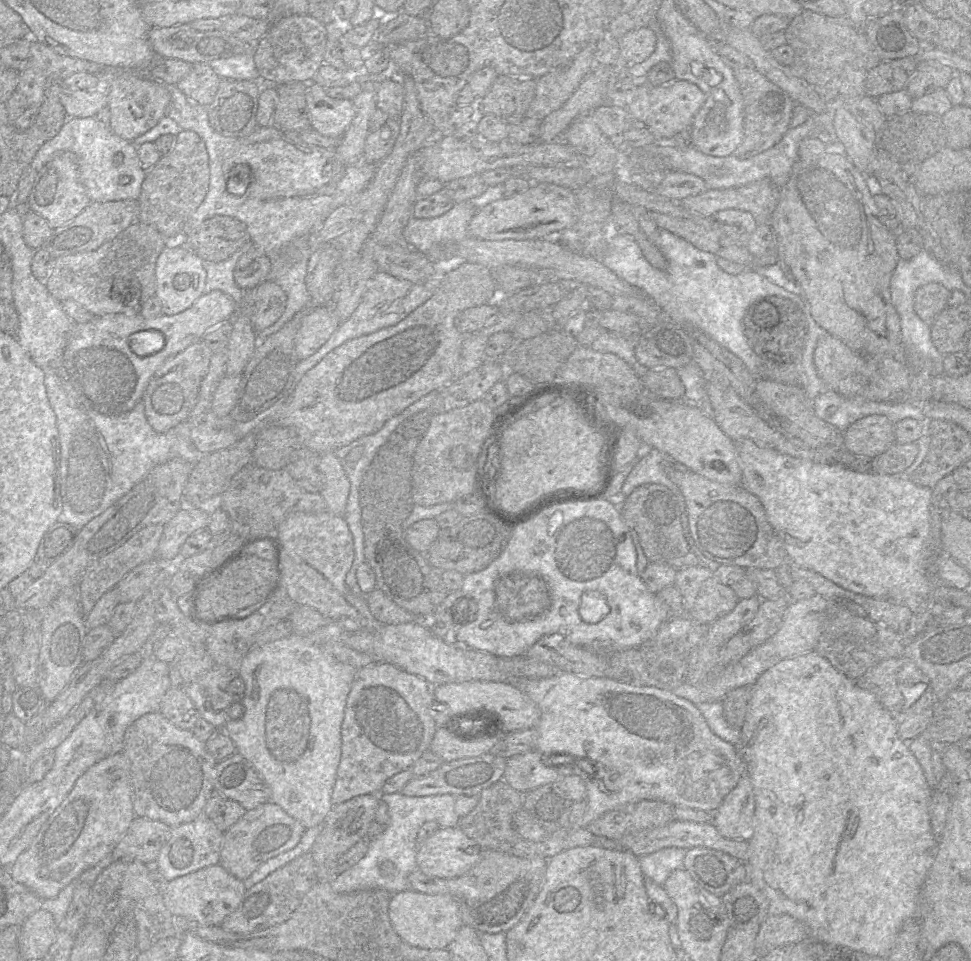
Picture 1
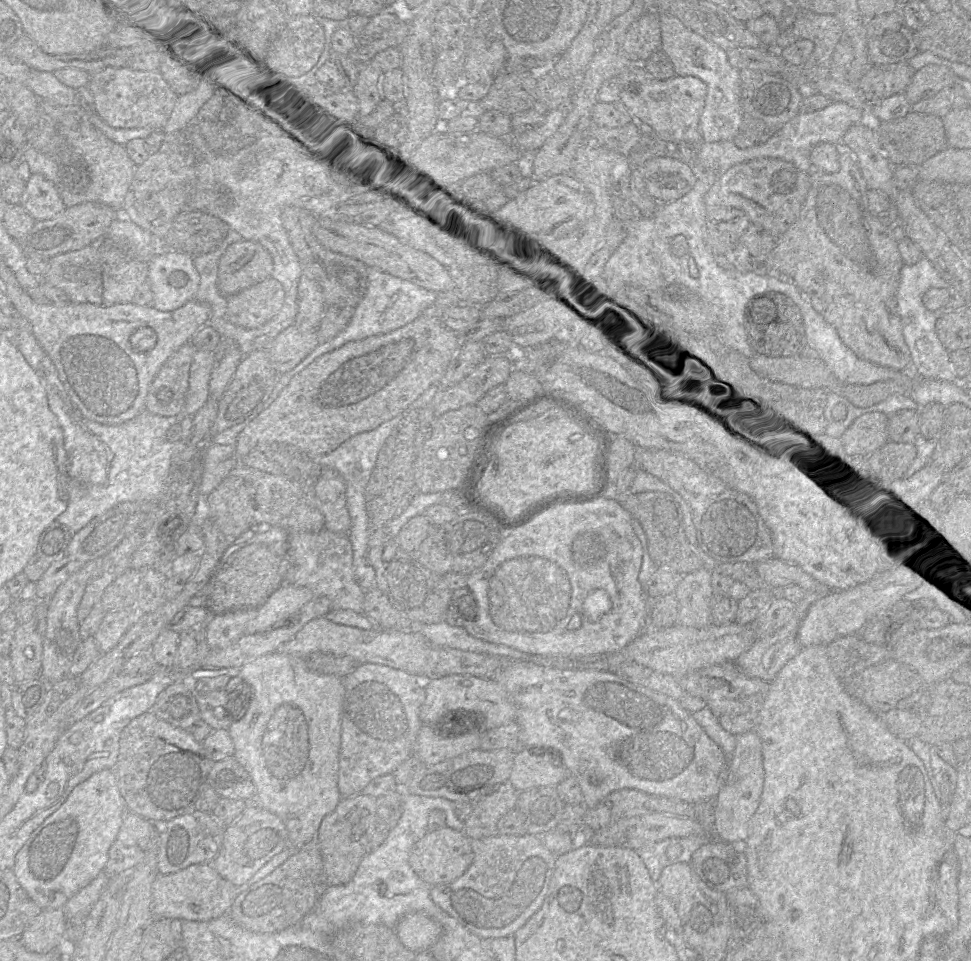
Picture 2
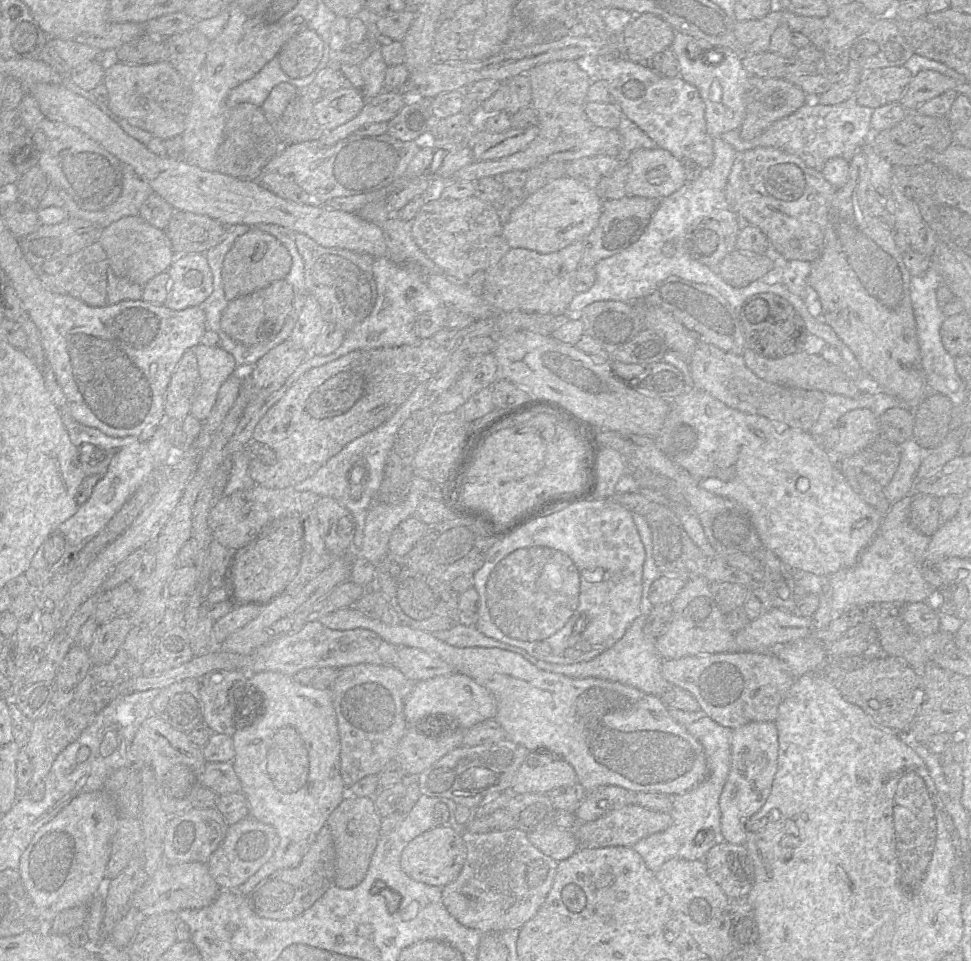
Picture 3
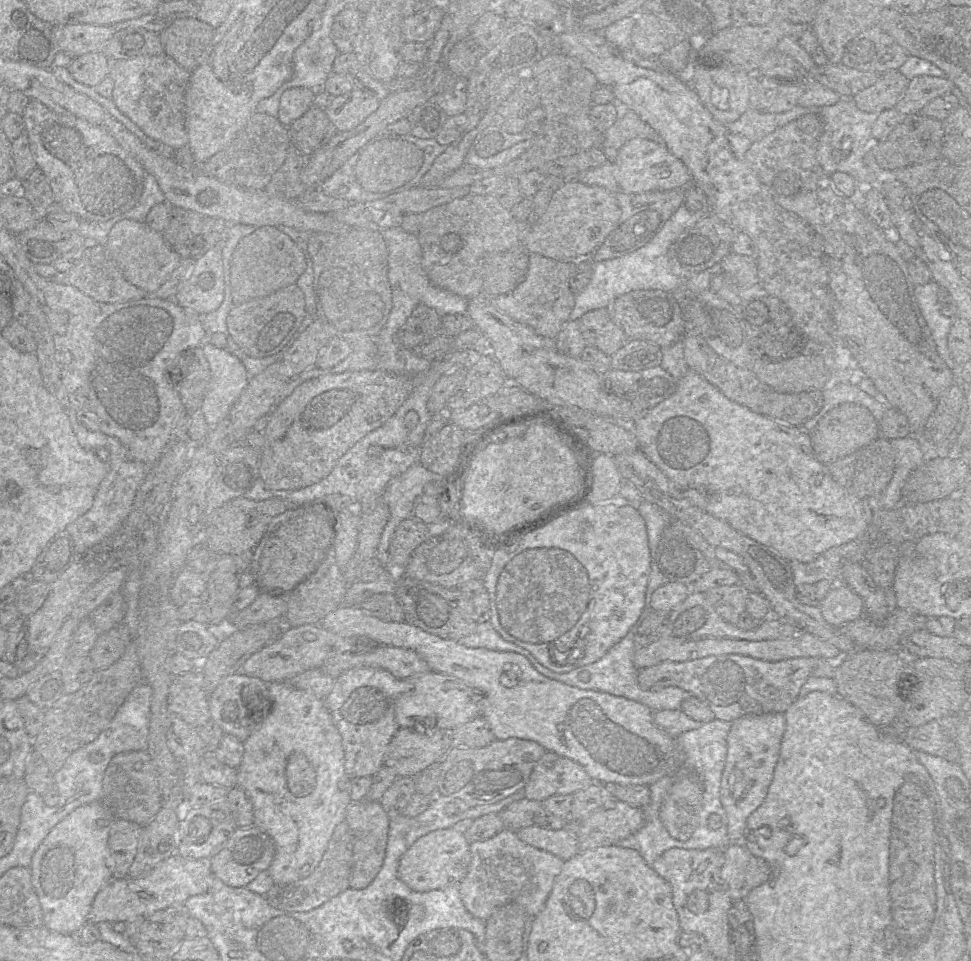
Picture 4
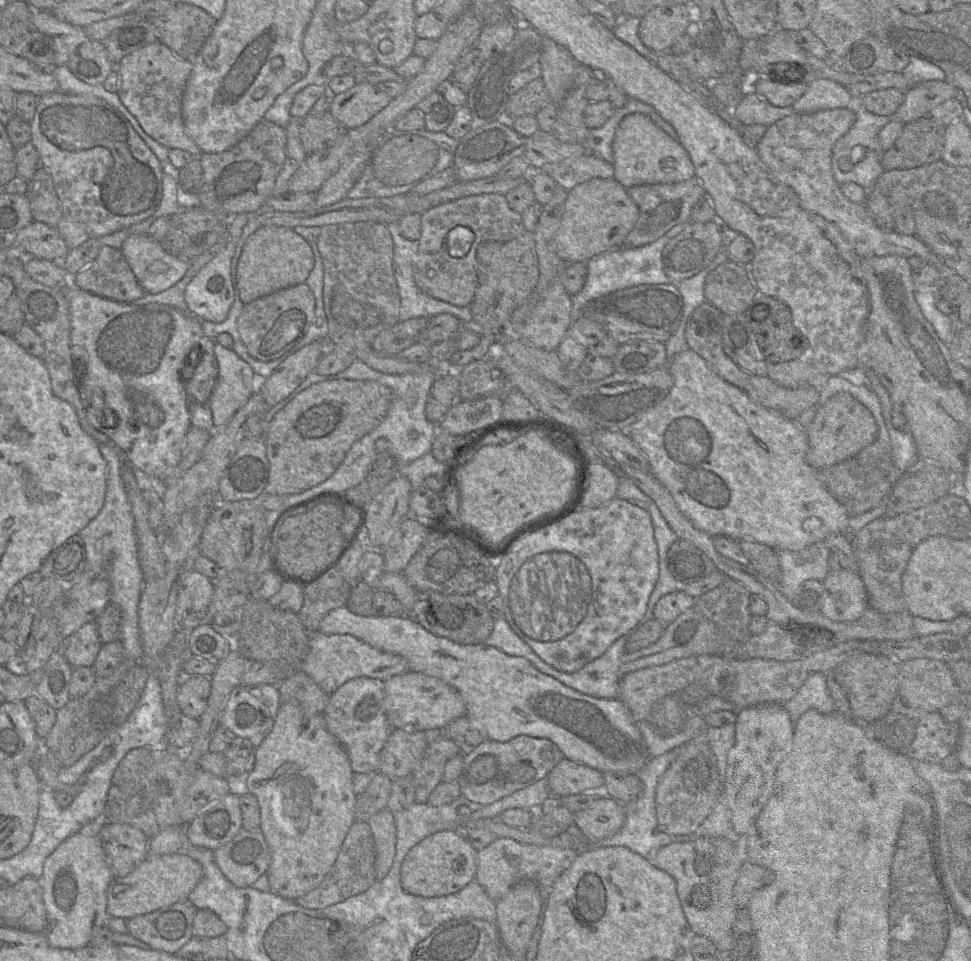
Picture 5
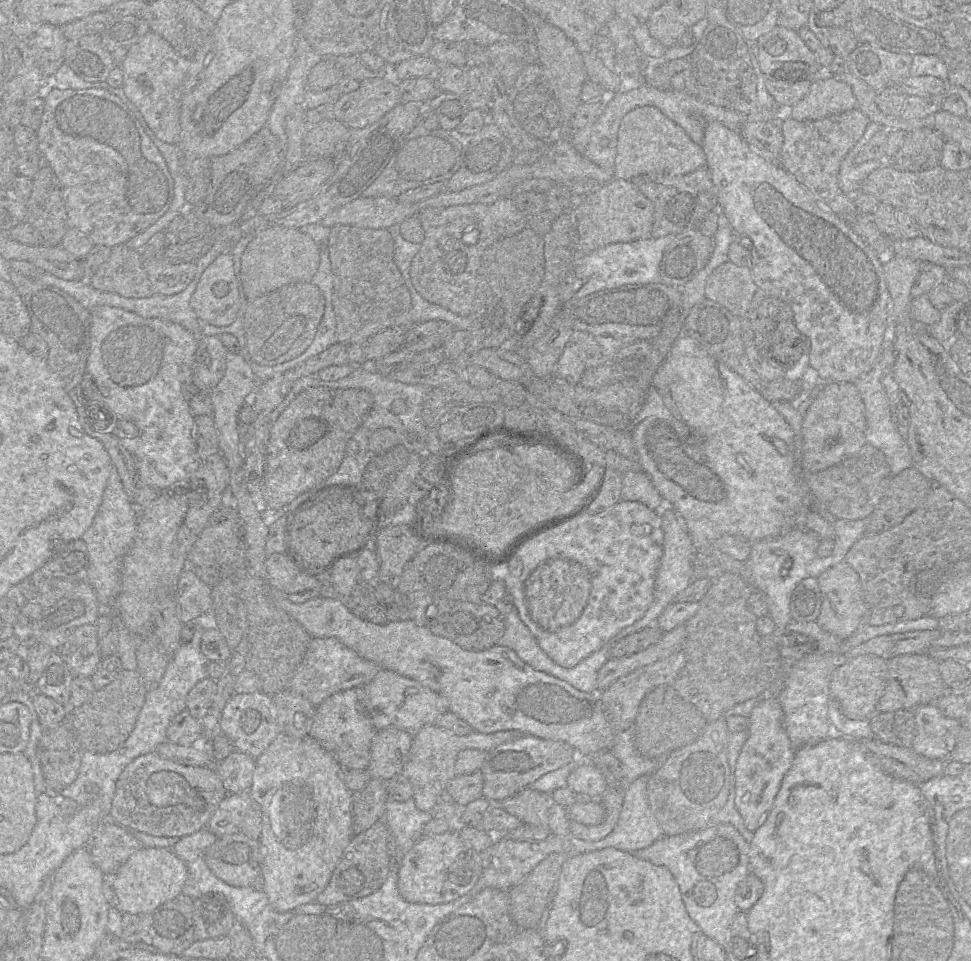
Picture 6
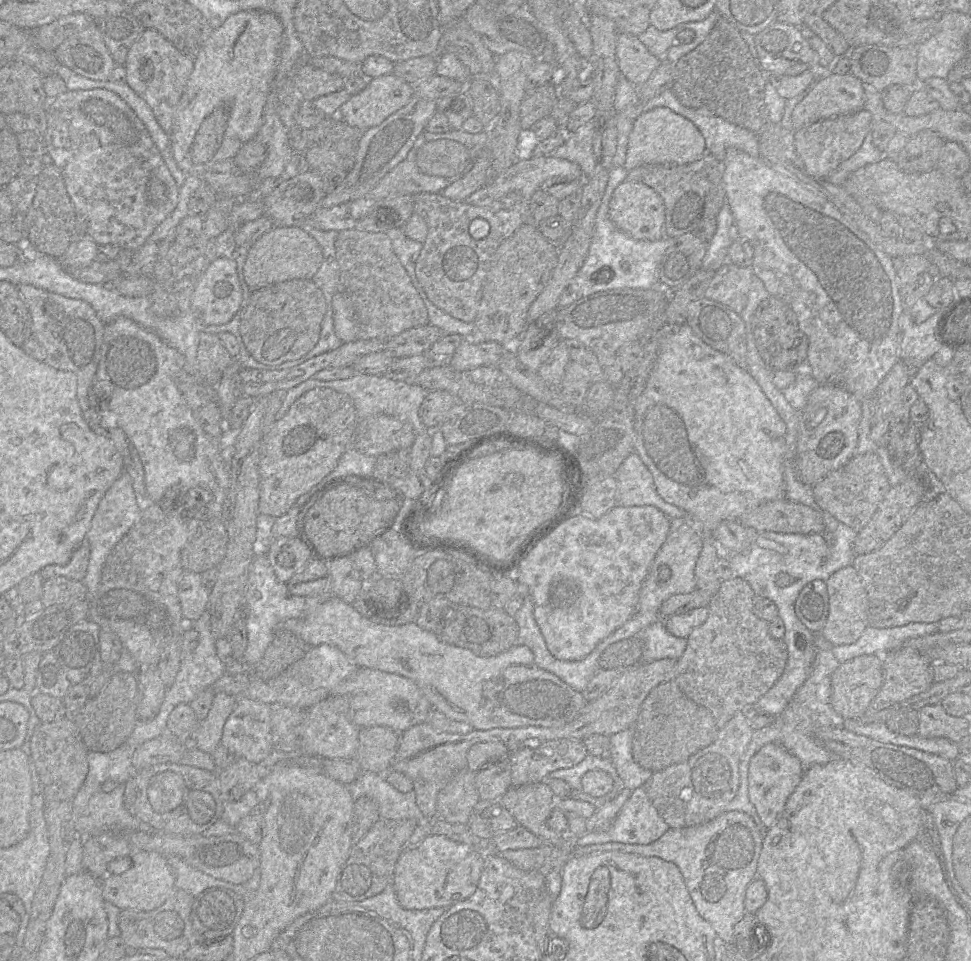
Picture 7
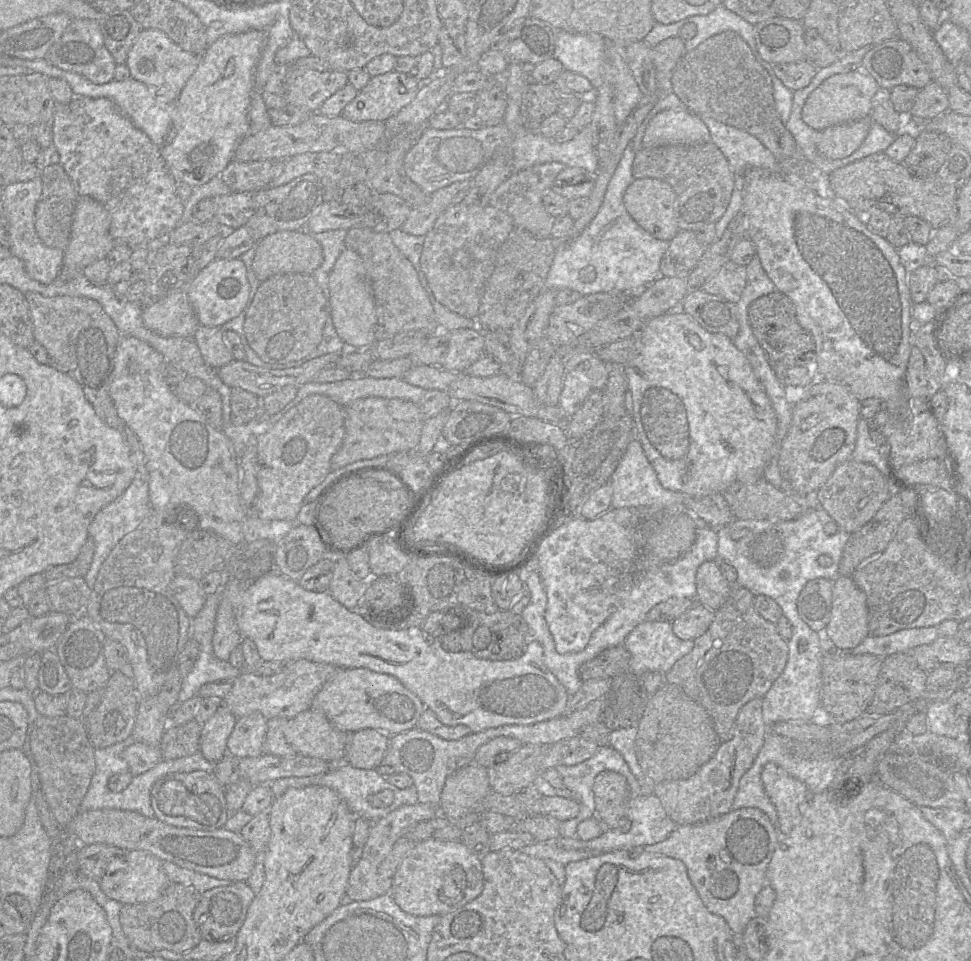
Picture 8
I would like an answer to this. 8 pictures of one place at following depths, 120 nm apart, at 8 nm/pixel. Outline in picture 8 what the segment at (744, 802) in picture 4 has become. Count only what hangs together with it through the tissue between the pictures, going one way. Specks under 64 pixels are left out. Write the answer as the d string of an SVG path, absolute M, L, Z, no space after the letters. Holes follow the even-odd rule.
M767 763L761 773L761 780L766 794L777 811L776 829L780 838L786 837L798 821L802 810L808 801L810 792L806 785L798 779L790 776L785 770L775 763Z

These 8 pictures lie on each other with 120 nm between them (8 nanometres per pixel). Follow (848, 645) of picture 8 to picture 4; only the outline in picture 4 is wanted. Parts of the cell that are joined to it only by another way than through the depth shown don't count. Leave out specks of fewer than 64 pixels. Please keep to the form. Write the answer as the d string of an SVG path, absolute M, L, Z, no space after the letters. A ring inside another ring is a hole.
M843 582L834 583L819 606L825 621L834 627L841 627L864 614L861 597Z

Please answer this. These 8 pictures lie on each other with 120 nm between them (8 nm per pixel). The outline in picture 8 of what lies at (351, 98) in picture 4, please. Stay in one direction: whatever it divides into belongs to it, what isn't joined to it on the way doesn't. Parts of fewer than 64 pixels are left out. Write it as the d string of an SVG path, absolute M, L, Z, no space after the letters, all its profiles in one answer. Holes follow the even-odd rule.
M395 70L371 77L367 85L361 89L357 96L343 109L342 116L353 122L385 122L397 114L403 107L410 104L416 97L421 86L422 83L414 77Z

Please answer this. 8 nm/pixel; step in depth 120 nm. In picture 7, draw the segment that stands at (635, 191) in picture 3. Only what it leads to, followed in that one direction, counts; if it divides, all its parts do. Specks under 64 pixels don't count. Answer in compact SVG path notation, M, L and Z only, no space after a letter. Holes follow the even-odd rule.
M666 107L643 112L635 121L629 136L624 168L630 171L646 164L685 165L701 159L706 145L702 134L688 119Z

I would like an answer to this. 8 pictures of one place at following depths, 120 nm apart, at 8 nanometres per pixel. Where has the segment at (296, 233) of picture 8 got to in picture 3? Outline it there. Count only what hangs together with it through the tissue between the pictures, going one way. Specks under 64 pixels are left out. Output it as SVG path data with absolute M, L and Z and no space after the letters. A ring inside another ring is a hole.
M257 227L238 238L223 263L223 278L229 300L237 300L269 284L285 279L290 271L292 257L287 248L274 236Z

